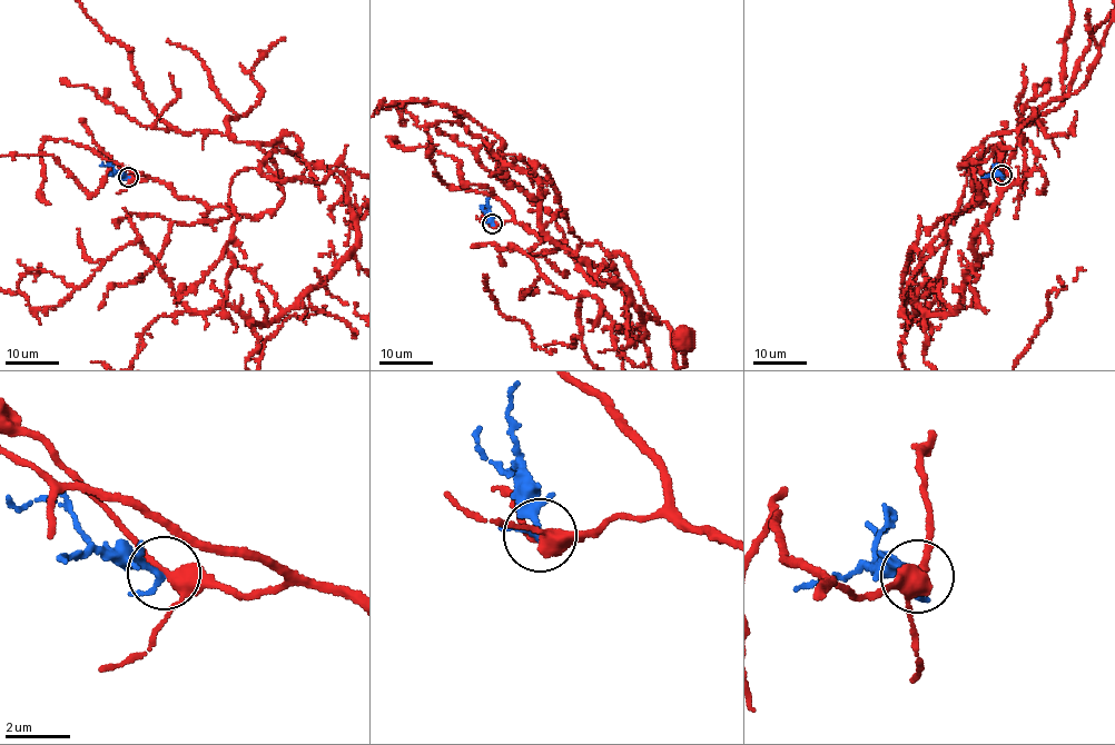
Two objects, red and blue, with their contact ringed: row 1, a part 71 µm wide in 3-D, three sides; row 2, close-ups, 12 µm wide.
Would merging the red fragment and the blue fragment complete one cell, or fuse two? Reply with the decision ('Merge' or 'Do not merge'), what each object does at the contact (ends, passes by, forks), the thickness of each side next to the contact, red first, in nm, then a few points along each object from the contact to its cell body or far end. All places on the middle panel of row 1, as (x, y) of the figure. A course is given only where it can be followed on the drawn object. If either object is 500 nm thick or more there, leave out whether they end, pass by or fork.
Do not merge. At the ring red forks. At the ring blue passes by. Thickness 320 nm (red) against 190 nm. Course of red: (492, 225), (520, 221), (608, 268), (620, 252), (668, 325), (682, 368), (680, 339). Course of blue: (492, 225), (483, 207)

